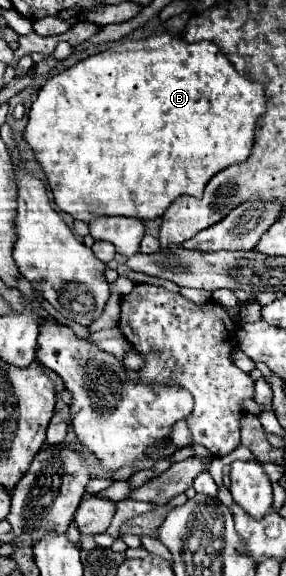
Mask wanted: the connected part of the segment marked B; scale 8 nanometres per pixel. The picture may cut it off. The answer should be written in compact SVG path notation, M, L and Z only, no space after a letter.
M159 34L147 40L129 40L121 44L113 44L109 50L87 56L85 60L79 60L77 64L69 66L61 74L47 80L47 84L39 90L37 100L33 102L29 110L29 122L23 132L23 140L29 144L29 148L35 154L35 160L41 164L51 192L55 196L55 204L61 212L71 214L75 220L91 222L97 216L125 216L125 218L139 218L141 222L153 222L163 216L163 212L169 208L169 204L183 196L195 196L201 198L205 184L223 168L231 164L245 162L253 148L253 134L257 118L265 112L265 92L261 90L259 82L251 82L249 78L237 74L233 64L225 58L225 54L213 46L211 42L195 42L187 44L179 36L173 34Z

